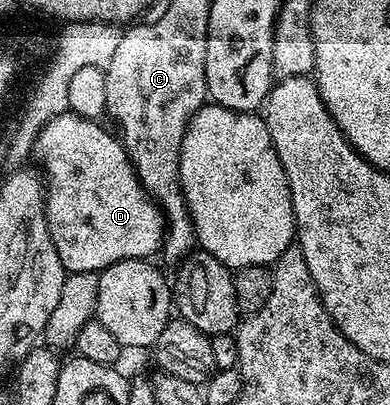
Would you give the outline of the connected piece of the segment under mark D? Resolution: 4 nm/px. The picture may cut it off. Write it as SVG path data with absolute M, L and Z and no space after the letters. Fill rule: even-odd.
M74 113L61 114L49 122L34 141L33 151L36 158L38 156L42 161L40 170L45 183L47 228L63 268L72 274L93 274L124 260L153 259L153 254L157 255L161 251L162 240L166 236L166 223L158 203L143 188L121 141L113 133L110 135L104 127L97 126L93 117L81 118Z

